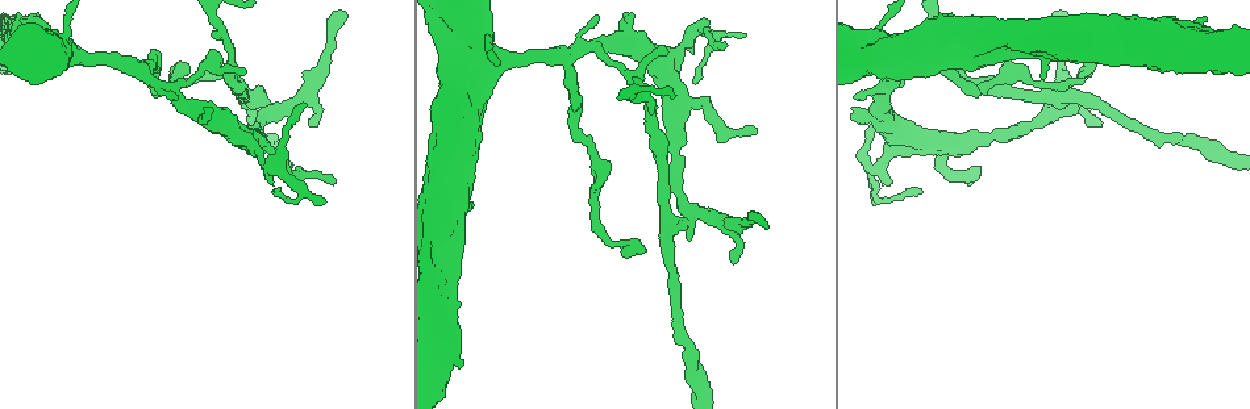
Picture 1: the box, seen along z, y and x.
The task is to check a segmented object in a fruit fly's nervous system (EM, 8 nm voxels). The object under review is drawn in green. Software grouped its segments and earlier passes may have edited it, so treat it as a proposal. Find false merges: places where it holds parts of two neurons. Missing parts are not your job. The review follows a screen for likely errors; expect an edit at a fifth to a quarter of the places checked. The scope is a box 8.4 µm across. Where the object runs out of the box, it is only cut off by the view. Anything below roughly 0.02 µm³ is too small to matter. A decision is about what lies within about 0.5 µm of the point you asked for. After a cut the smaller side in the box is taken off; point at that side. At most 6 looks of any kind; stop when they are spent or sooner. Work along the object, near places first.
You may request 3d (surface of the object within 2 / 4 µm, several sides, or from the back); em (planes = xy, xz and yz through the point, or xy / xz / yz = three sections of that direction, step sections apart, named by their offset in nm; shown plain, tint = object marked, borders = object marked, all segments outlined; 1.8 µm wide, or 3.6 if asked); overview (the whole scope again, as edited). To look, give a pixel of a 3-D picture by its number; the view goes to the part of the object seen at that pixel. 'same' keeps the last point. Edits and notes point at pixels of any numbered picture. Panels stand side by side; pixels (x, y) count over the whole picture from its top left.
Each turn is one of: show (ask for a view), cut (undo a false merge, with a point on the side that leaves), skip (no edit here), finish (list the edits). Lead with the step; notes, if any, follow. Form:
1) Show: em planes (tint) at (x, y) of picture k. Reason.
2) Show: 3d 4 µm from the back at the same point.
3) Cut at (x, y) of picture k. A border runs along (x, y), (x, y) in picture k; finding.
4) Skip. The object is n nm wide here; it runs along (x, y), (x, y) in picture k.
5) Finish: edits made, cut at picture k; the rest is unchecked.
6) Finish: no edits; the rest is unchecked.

Show: 3d 4 µm at (612, 66) of picture 1. Narrows sharply.

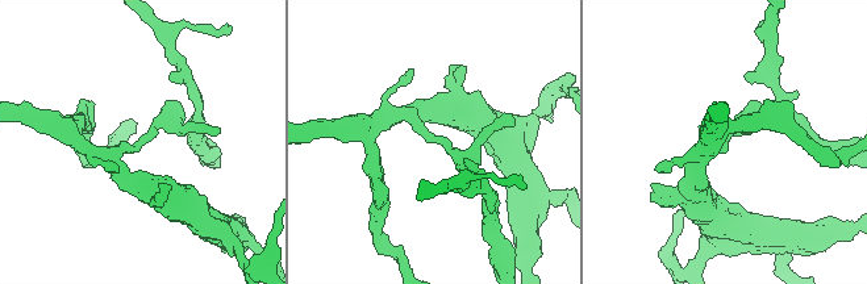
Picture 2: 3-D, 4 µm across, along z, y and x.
Show: em planes (tint) at (437, 141) of picture 2. Shape alone is not enough.

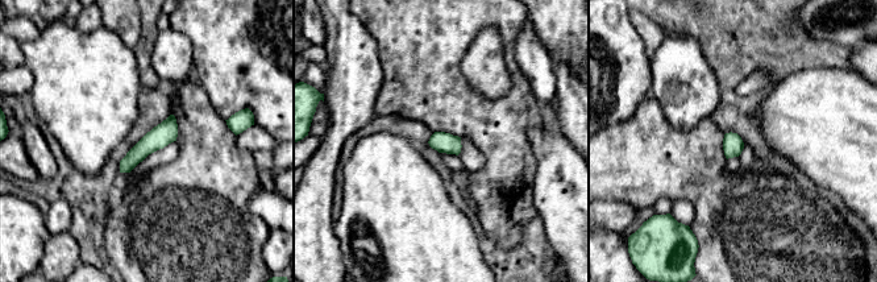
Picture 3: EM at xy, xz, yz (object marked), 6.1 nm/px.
Skip. The object is 130 nm wide here; it runs along (171, 119), (123, 169) in picture 3; continuous, no second neuron.

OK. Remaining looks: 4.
Show: 3d 2 µm at (671, 223) of picture 1. Abrupt turn.

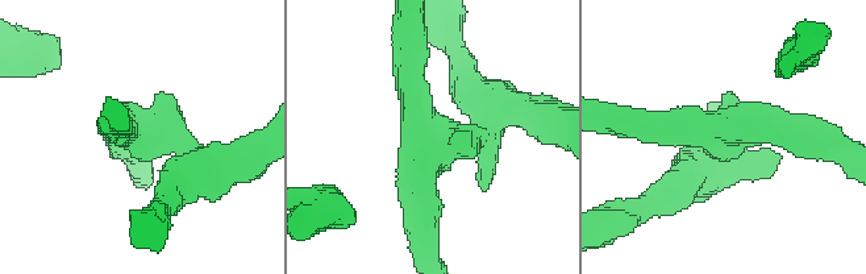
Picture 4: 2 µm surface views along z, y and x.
Show: em planes (tint) at (431, 137) of picture 4. Now the EM.

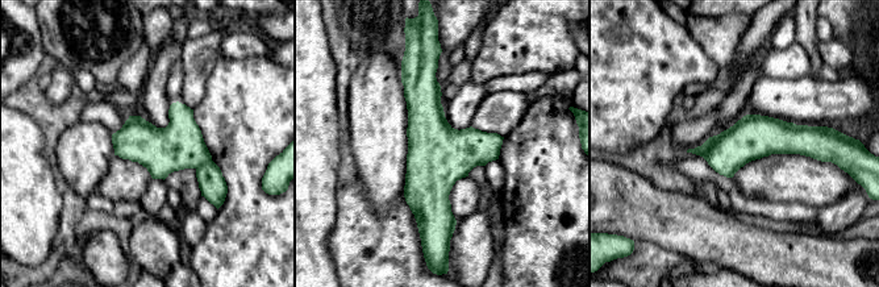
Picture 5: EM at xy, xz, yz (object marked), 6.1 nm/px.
Cut at (180, 145) of picture 5. The object is 280 nm wide here; the part that leaves runs along (816, 140), (698, 150) in picture 5; two neurons meet here.

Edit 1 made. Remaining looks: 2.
Finish: edits made, cut at picture 5; the rest is unchecked.

